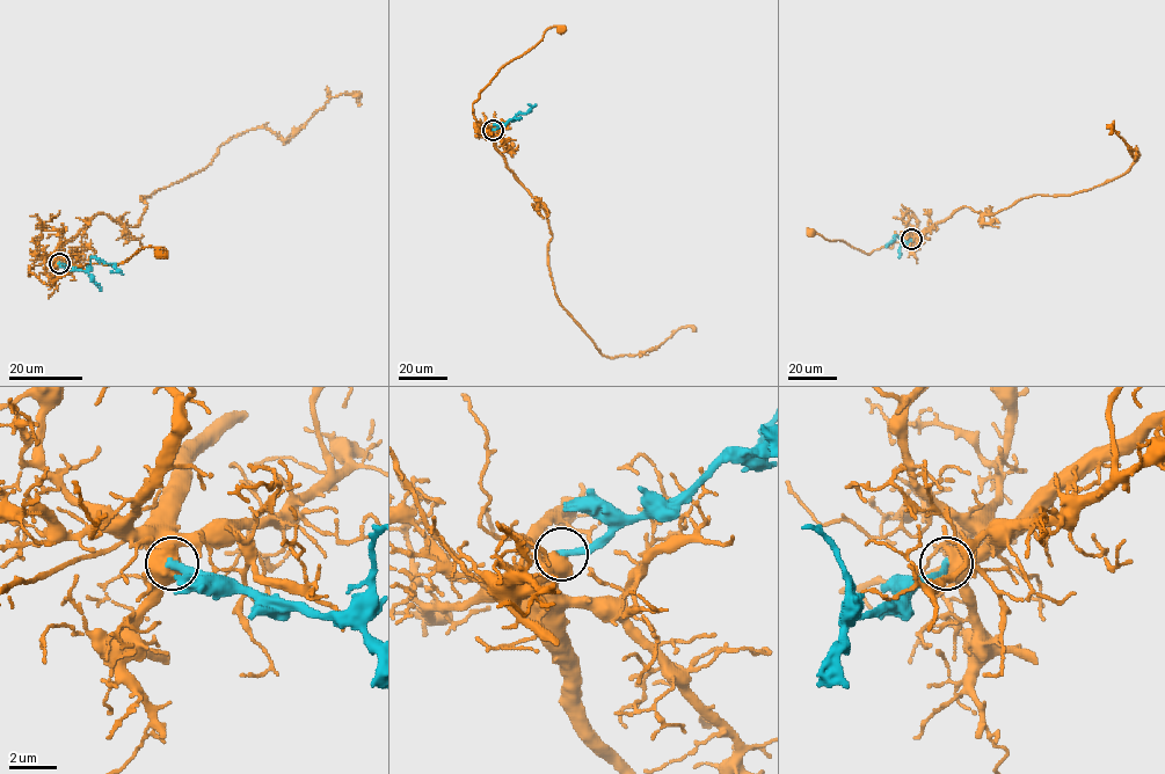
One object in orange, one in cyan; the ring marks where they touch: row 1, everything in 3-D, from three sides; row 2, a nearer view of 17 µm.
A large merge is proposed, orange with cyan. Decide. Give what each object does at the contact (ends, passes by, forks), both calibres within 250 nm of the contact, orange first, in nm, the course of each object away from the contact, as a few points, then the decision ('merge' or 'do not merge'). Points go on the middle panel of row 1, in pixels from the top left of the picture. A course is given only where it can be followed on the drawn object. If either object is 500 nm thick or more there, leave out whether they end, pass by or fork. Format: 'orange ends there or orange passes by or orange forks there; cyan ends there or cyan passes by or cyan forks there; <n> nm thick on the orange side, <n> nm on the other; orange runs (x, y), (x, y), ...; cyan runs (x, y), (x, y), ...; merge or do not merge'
550 nm thick on the orange side, 360 nm on the other; orange runs (493, 130), (486, 133), (473, 115), (479, 93), (548, 28), (561, 29); cyan runs (493, 130), (516, 115), (526, 112), (532, 107), (528, 103); do not merge

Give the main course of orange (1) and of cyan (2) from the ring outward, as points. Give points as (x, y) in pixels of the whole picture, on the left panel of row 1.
1: (59, 263), (29, 267), (28, 275), (46, 285), (80, 265), (124, 263), (142, 248), (161, 252)
2: (59, 263), (85, 270), (94, 257), (117, 270), (111, 271)

